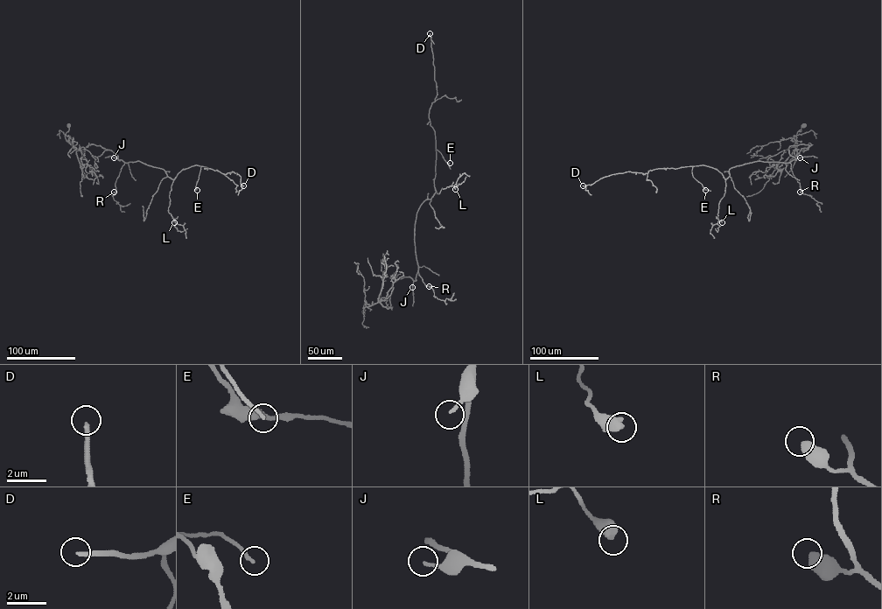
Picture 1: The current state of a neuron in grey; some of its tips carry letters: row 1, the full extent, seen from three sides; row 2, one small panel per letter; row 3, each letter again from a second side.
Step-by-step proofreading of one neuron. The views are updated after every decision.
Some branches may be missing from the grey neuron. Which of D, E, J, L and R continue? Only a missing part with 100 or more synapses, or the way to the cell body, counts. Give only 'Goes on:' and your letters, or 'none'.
Goes on: D

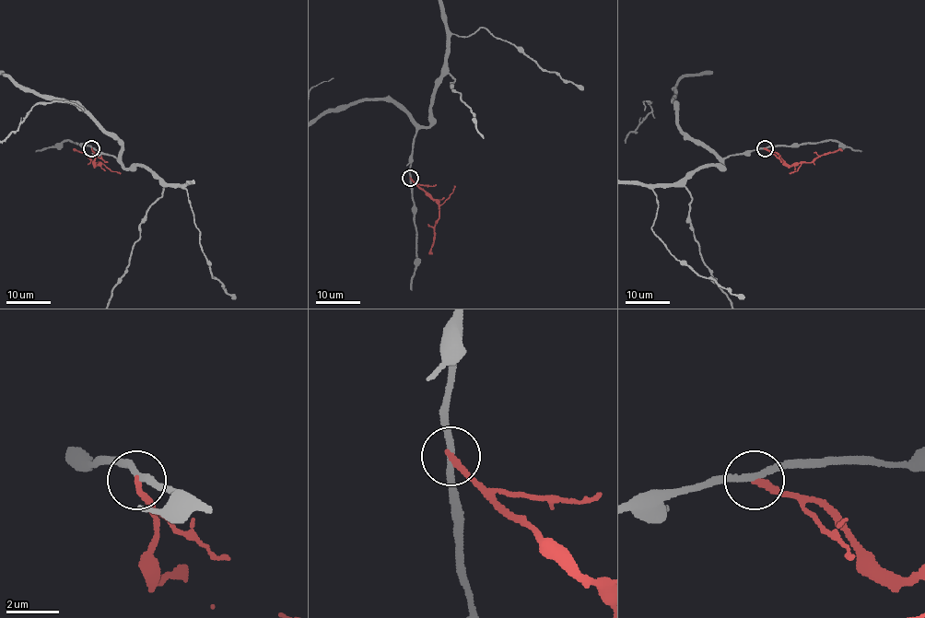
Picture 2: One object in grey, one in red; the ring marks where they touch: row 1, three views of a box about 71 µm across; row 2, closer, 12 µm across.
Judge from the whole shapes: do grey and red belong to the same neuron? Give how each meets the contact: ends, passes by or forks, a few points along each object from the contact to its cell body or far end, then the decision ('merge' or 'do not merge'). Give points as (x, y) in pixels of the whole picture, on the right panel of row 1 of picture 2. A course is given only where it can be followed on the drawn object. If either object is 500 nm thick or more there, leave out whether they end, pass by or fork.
grey passes by; red ends; course red (765, 148), (790, 165), (813, 162), (826, 153), (841, 149); do not merge

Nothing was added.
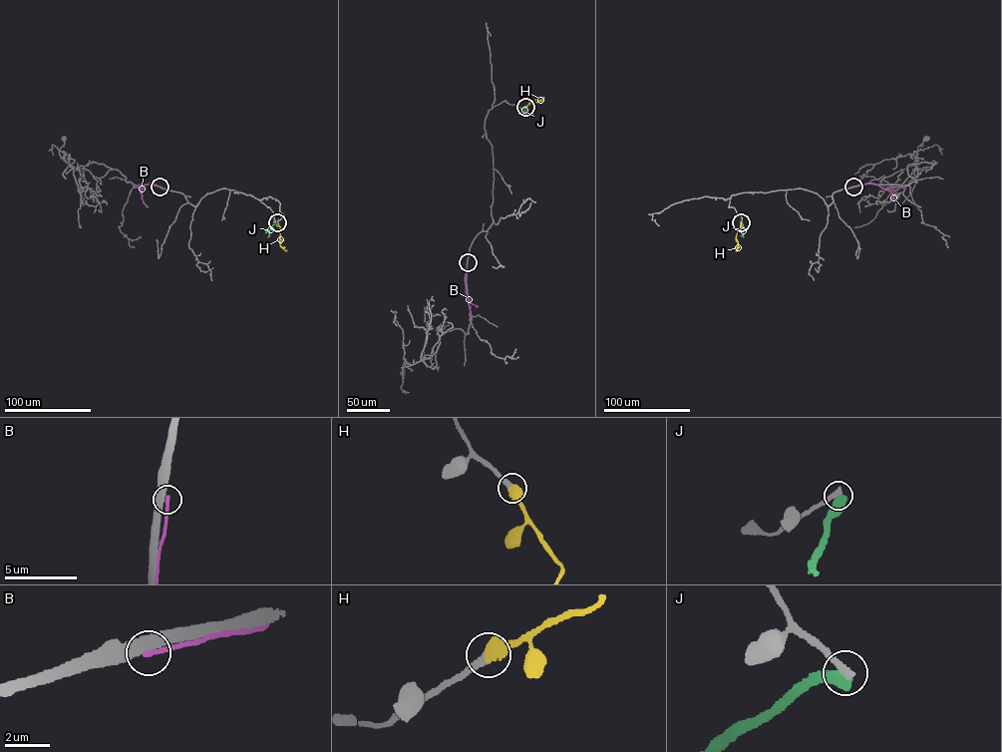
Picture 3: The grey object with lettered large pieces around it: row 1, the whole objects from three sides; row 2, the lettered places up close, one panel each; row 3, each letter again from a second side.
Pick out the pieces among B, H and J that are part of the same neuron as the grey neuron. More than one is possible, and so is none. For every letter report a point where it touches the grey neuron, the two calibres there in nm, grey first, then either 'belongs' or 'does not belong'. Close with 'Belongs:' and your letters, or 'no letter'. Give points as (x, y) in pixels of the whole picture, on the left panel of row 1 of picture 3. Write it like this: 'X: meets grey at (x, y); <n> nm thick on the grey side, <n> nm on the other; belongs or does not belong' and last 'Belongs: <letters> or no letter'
B: meets grey at (160, 187); 460 nm thick on the grey side, 200 nm on the other; does not belong
H: meets grey at (277, 222); 320 nm thick on the grey side, 650 nm on the other; belongs
J: meets grey at (277, 222); 340 nm thick on the grey side, 550 nm on the other; does not belong
Belongs: H

